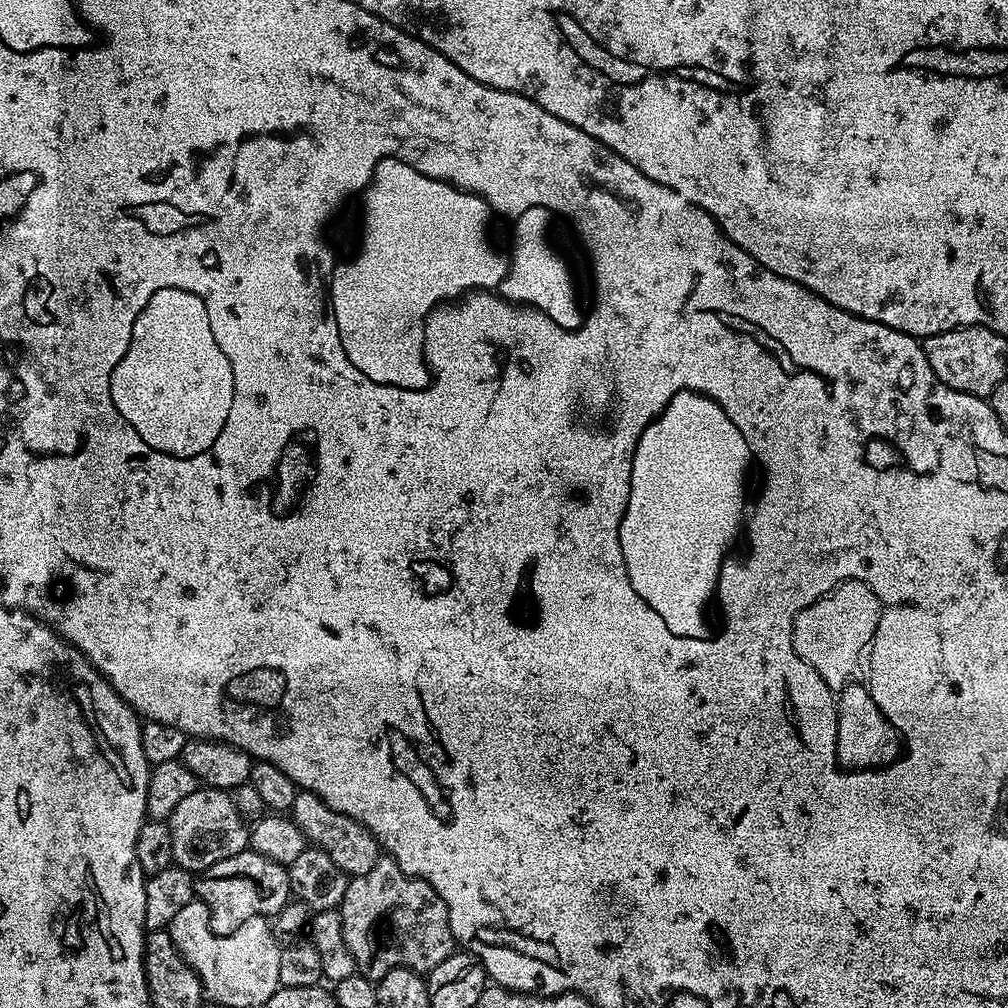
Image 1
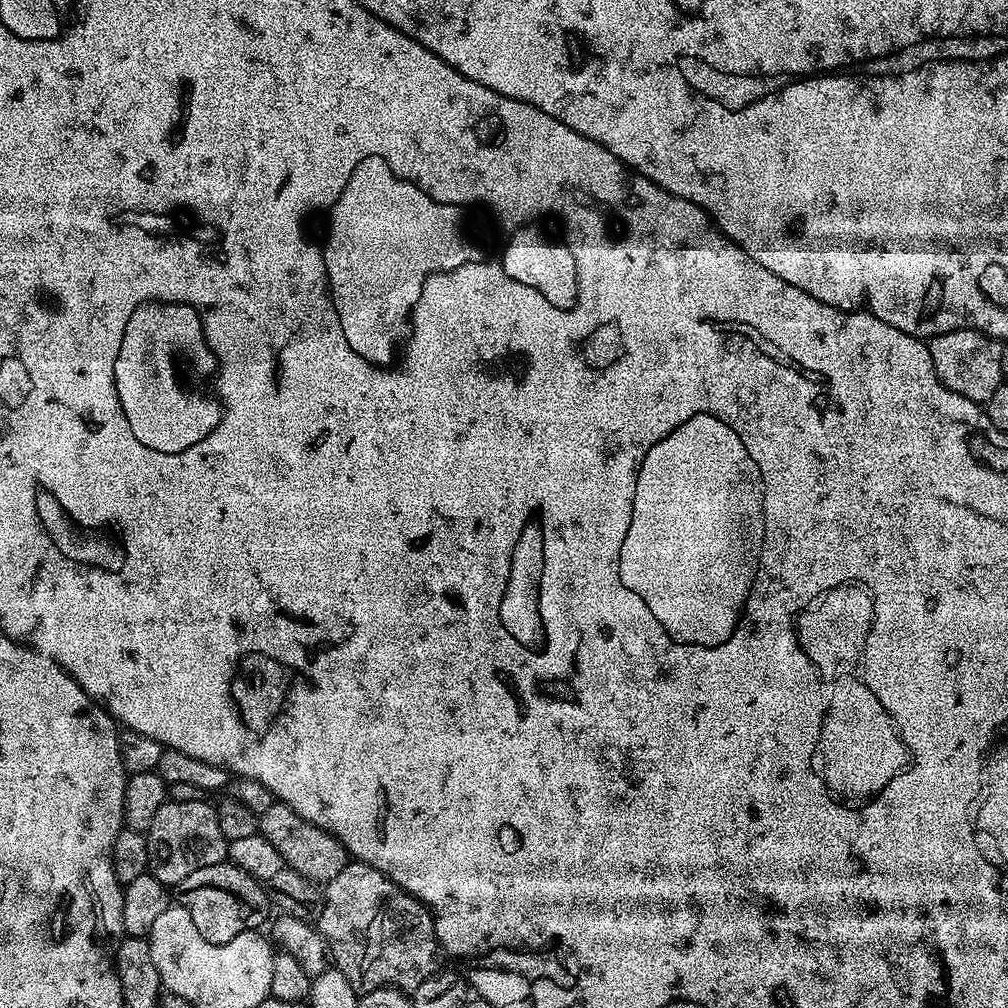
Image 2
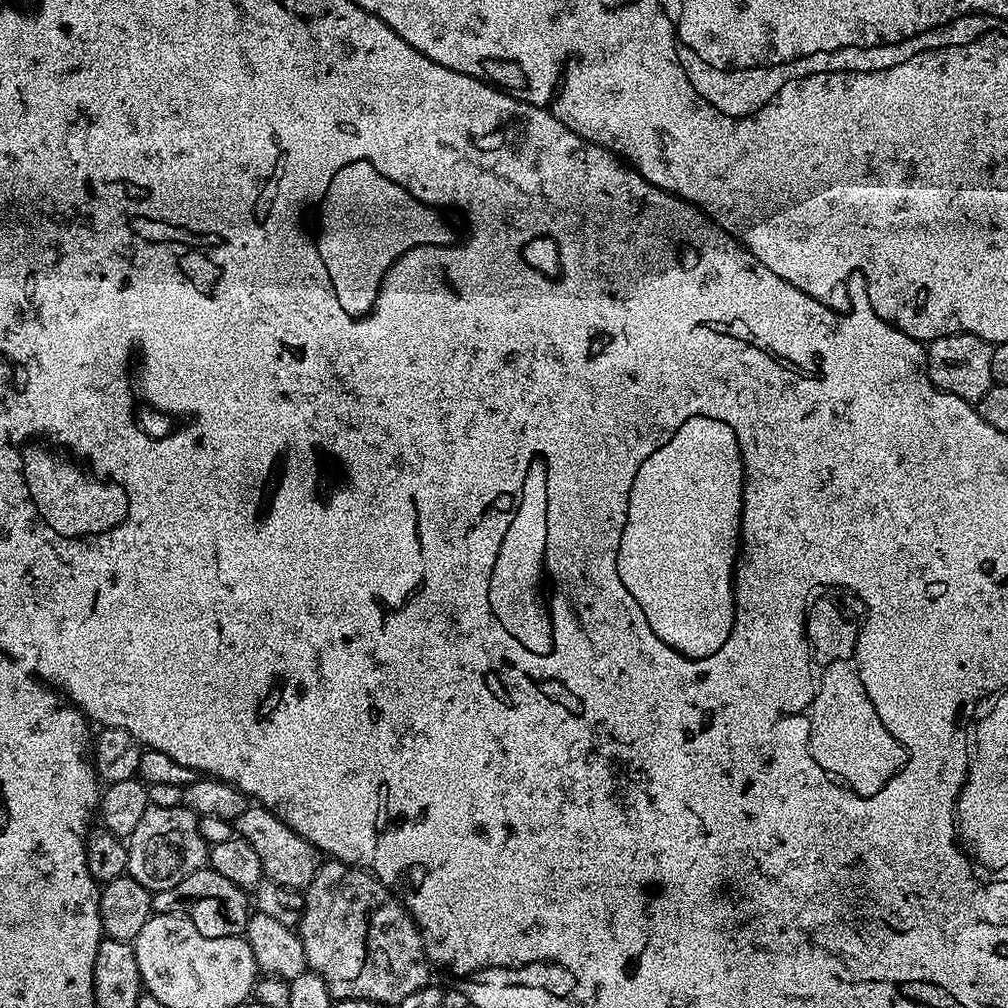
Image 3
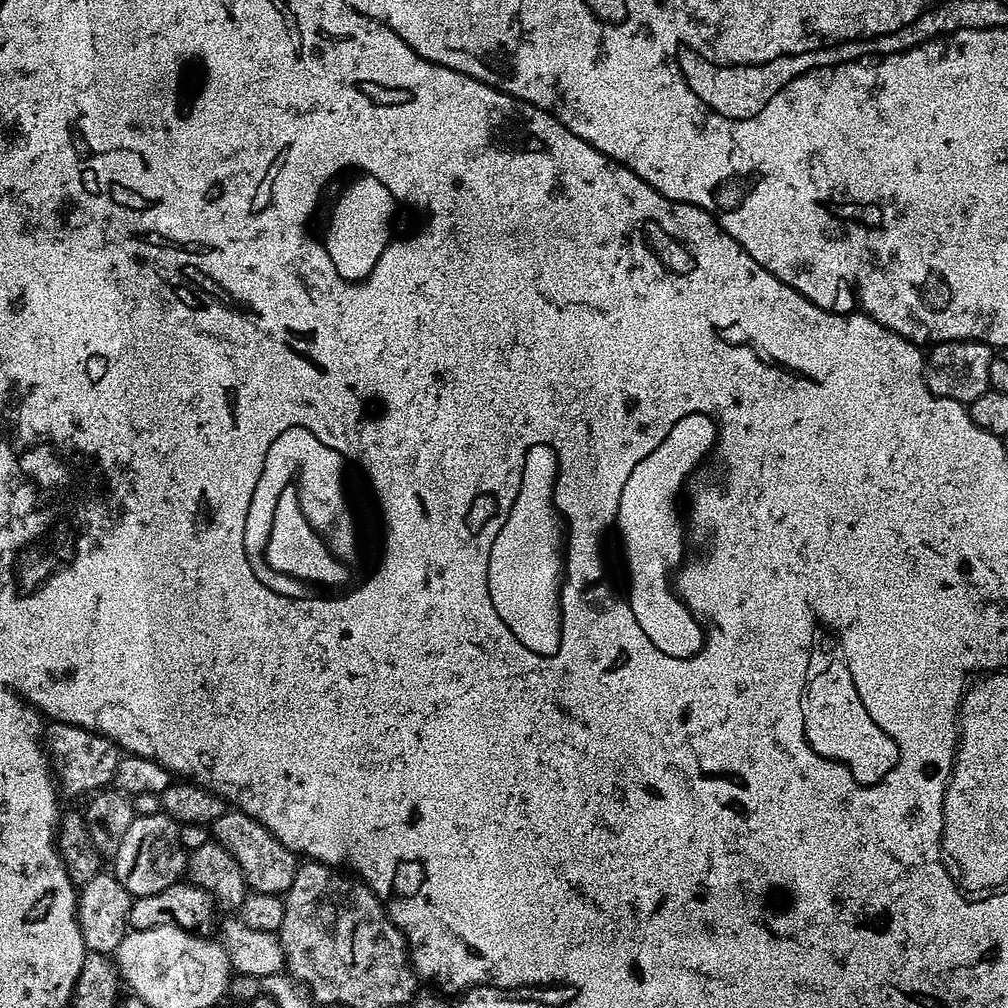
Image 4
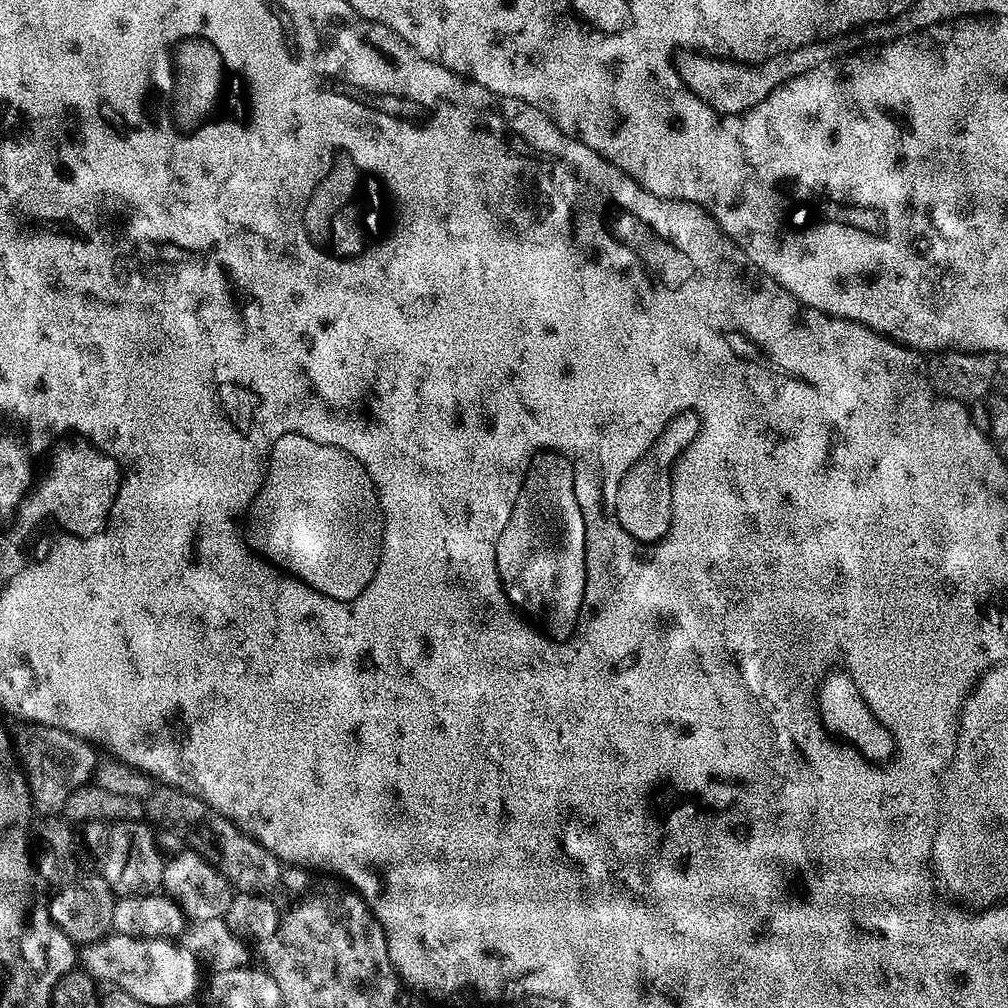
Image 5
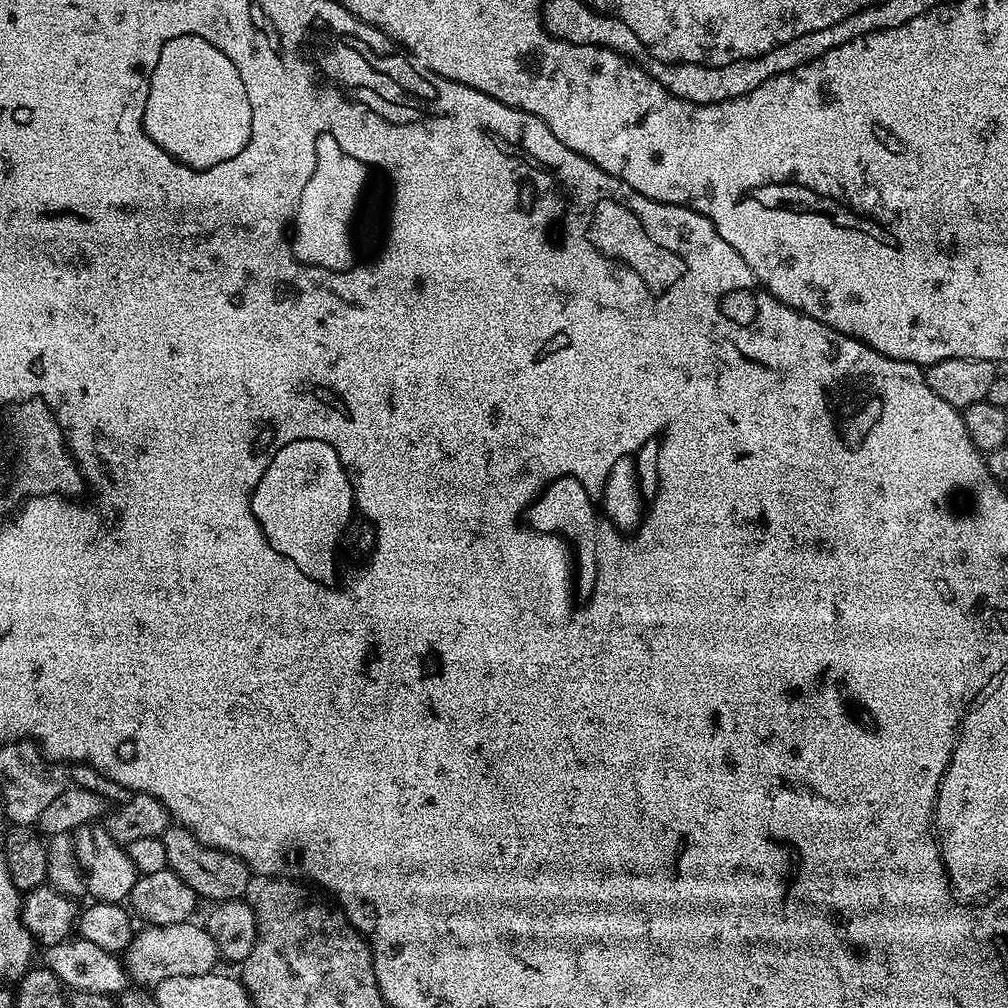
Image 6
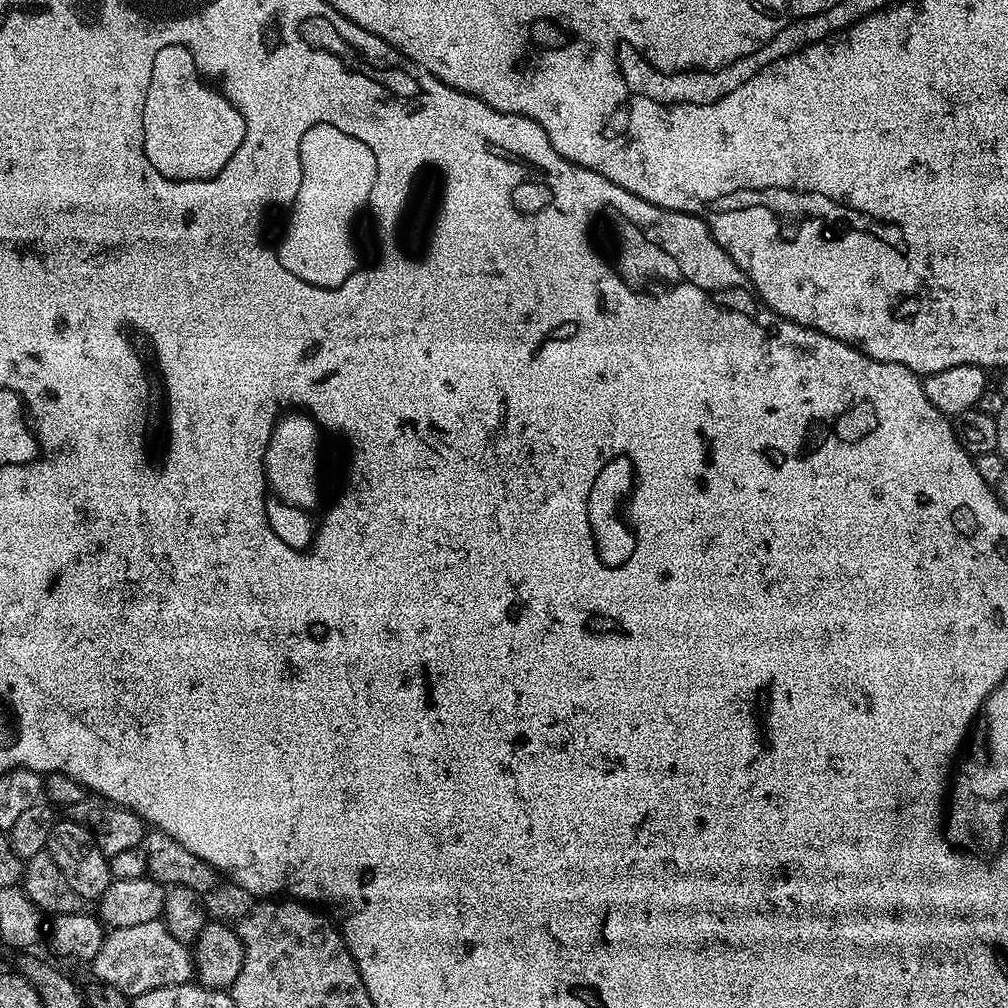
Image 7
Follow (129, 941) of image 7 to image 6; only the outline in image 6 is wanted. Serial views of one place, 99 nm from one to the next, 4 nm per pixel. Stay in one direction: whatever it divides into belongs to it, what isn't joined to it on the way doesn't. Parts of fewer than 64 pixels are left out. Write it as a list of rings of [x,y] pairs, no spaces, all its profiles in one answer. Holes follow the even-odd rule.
[[[196,922],[141,927],[122,953],[127,975],[140,986],[155,986],[166,978],[175,976],[206,974],[217,967],[216,960],[218,961],[218,953],[214,938],[207,927],[200,925],[199,928]]]

